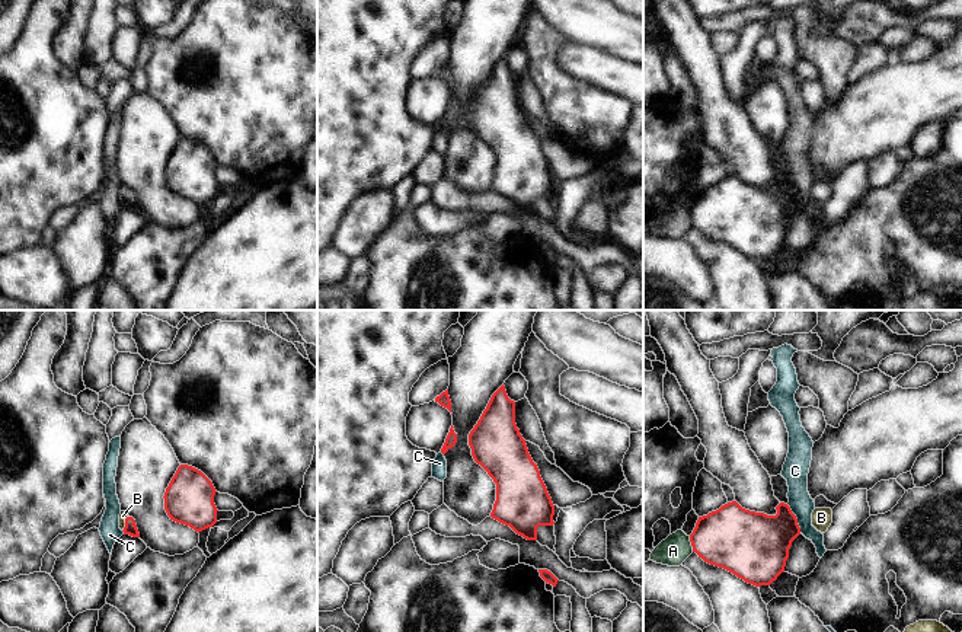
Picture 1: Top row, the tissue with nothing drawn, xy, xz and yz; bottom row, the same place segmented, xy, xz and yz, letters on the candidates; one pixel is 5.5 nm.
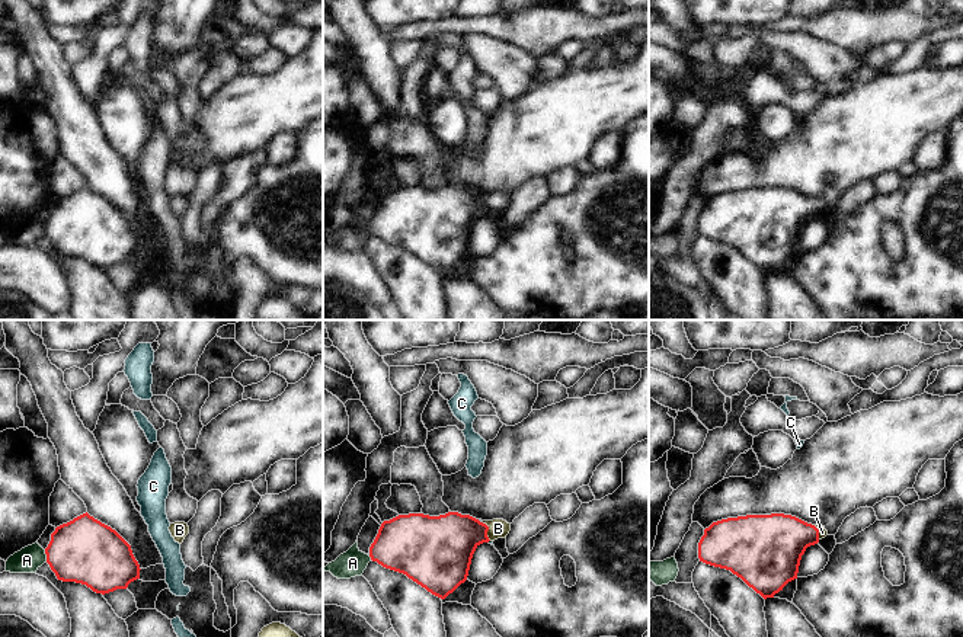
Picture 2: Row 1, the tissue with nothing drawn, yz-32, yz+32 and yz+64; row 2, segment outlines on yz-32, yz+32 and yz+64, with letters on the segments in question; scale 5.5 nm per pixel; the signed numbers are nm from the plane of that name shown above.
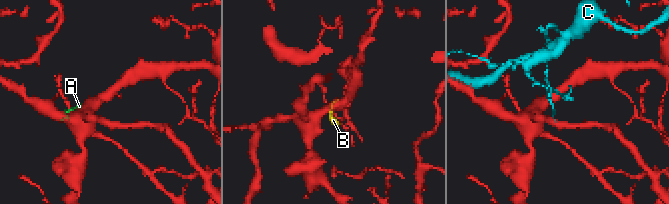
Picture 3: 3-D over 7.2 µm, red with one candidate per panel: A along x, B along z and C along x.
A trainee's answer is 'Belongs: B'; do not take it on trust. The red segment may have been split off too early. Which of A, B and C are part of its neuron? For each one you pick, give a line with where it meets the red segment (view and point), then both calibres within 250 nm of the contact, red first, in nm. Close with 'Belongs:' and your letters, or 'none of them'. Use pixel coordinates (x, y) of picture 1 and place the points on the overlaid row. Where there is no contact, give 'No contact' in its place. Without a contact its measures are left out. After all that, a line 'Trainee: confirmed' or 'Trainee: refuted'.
B: Touches red at xy (125, 523). Thickness 70 nm (red) against 50 nm
Belongs: B.
Trainee: confirmed

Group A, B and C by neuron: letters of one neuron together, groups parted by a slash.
A / B / C

